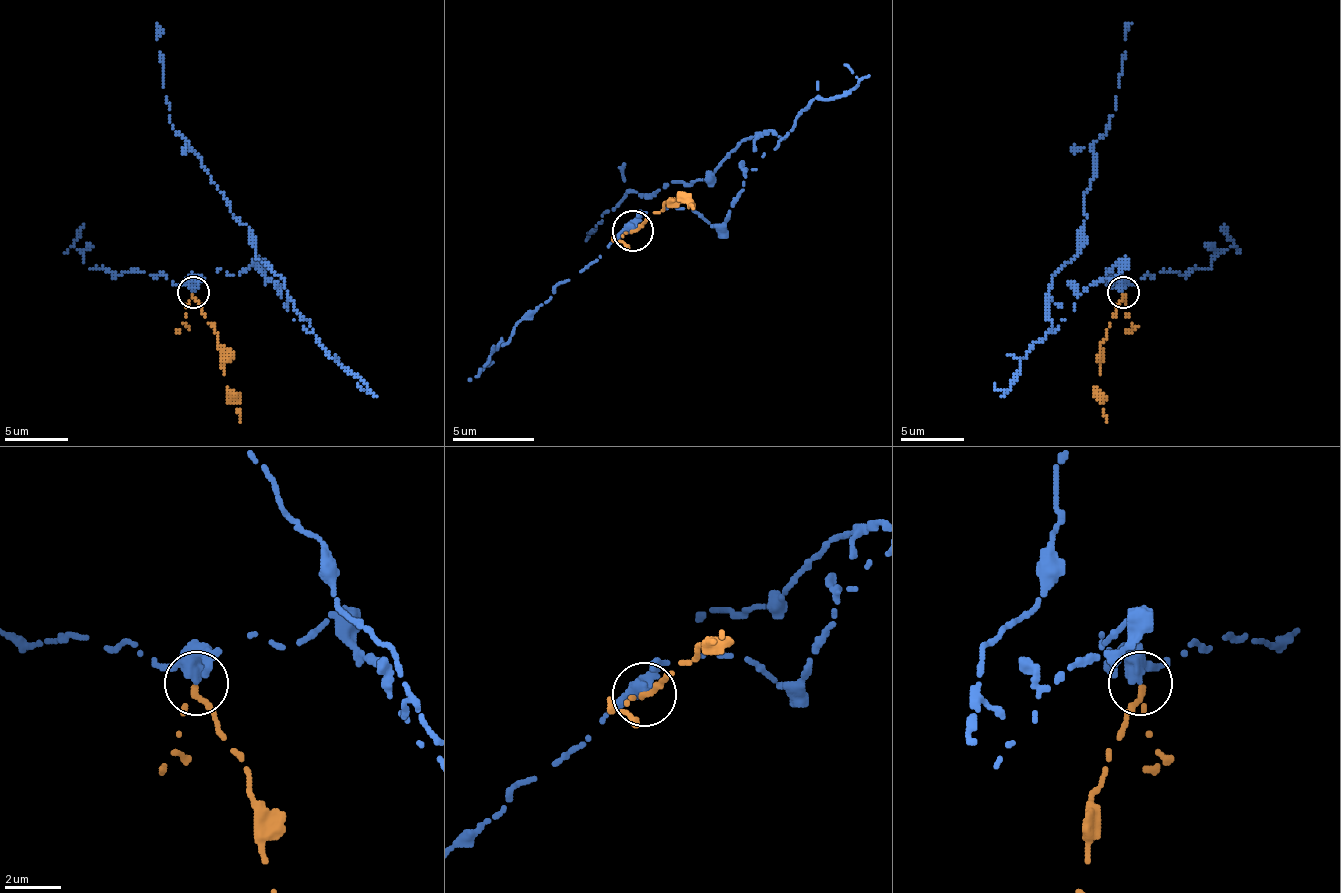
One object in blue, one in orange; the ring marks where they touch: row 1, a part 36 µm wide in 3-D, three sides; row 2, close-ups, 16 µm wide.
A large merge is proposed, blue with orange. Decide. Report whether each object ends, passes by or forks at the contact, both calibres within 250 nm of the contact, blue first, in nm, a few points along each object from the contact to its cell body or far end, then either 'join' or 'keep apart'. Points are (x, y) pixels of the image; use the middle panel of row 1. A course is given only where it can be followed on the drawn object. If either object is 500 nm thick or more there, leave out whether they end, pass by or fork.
blue passes by; orange ends; calibres 320 and 240 nm; course blue (632, 230), (669, 209), (718, 226), (755, 168), (755, 135), (710, 176), (627, 193), (586, 242); course orange (632, 230), (677, 197), (693, 209); keep apart

